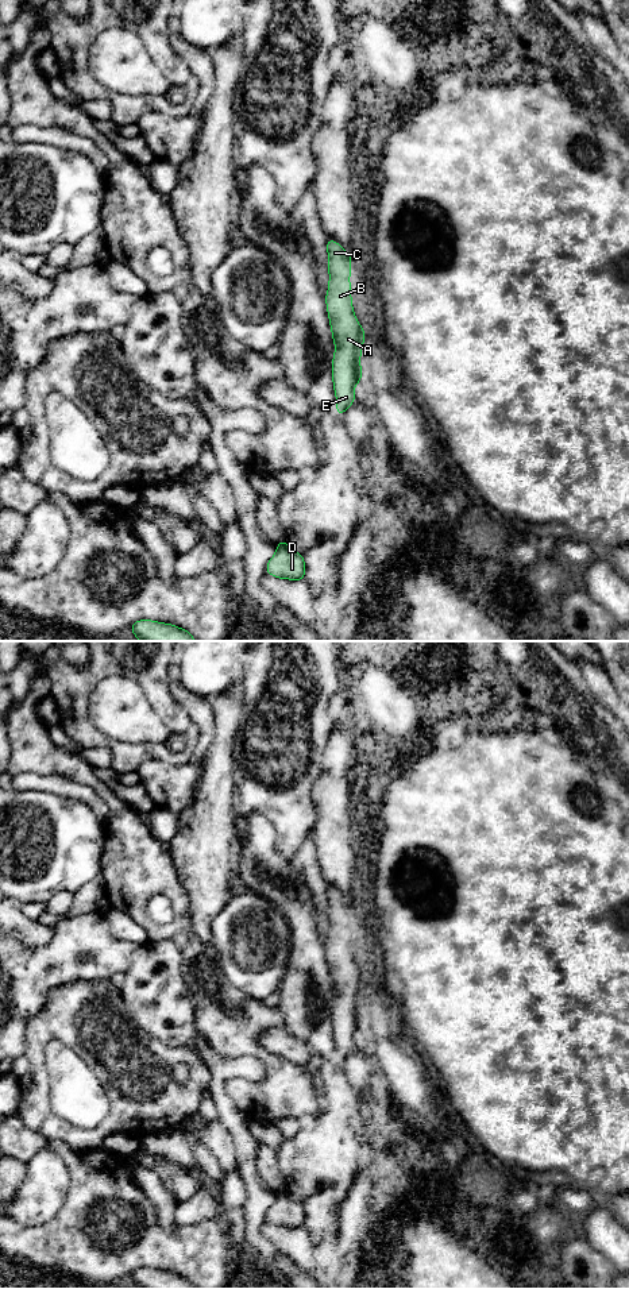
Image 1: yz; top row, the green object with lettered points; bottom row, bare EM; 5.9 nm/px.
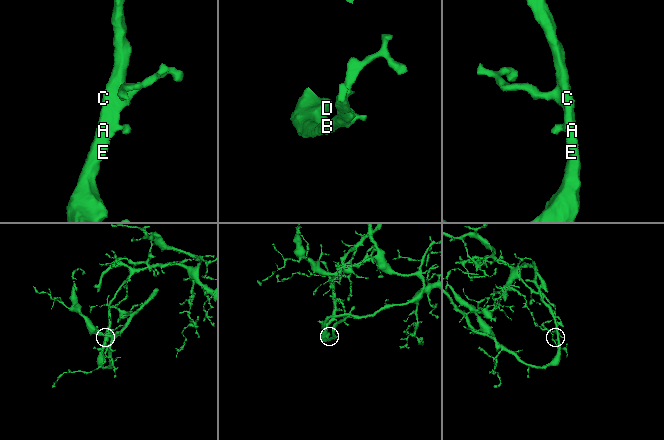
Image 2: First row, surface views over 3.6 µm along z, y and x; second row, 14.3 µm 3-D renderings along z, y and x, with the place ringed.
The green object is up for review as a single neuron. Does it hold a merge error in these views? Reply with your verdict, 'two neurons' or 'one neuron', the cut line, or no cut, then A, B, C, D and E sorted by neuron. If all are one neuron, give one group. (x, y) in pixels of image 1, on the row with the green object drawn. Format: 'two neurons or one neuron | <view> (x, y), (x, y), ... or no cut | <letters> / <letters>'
one neuron | no cut | A B C D E

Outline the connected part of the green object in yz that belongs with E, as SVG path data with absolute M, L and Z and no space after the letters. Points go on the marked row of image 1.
M329 238L327 251L329 282L325 304L335 343L332 382L336 413L343 416L354 405L354 387L362 381L360 355L366 332L352 308L350 275L354 255L348 255L337 242Z

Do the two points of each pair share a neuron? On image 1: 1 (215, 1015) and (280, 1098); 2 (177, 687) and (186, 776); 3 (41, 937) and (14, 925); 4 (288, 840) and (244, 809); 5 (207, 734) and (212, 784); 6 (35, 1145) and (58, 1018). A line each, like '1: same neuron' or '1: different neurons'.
1: same neuron
2: same neuron
3: same neuron
4: same neuron
5: different neurons
6: different neurons

